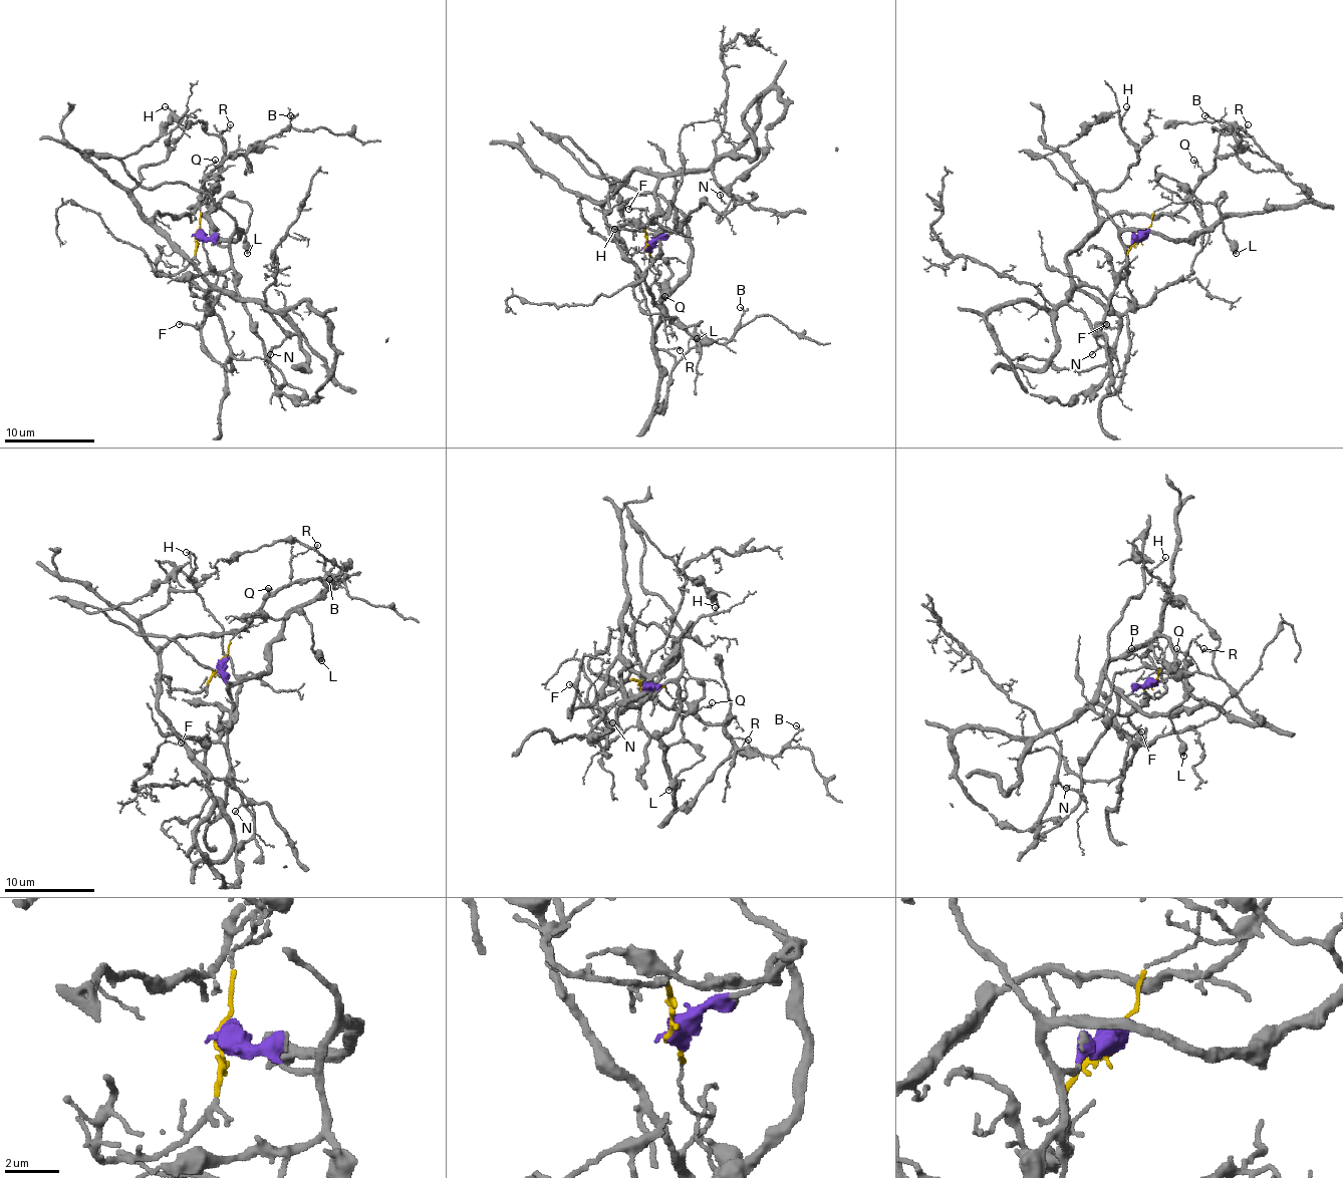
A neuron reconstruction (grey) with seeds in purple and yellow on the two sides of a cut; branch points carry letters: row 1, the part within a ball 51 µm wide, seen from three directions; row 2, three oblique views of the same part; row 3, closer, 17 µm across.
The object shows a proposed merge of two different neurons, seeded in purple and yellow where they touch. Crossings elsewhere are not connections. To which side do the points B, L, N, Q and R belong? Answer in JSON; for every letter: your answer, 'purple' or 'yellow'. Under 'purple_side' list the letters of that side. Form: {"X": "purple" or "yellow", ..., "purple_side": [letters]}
{"B": "yellow", "L": "purple", "N": "yellow", "Q": "yellow", "R": "purple", "purple_side": ["L", "R"]}

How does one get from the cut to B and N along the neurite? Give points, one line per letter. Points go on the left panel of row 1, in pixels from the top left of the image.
B: (196, 236), (205, 202), (201, 198), (203, 182), (228, 159), (259, 140), (277, 136), (290, 116)
N: (196, 236), (203, 200), (192, 213), (158, 213), (154, 220), (210, 283), (259, 301), (286, 337), (270, 355)

